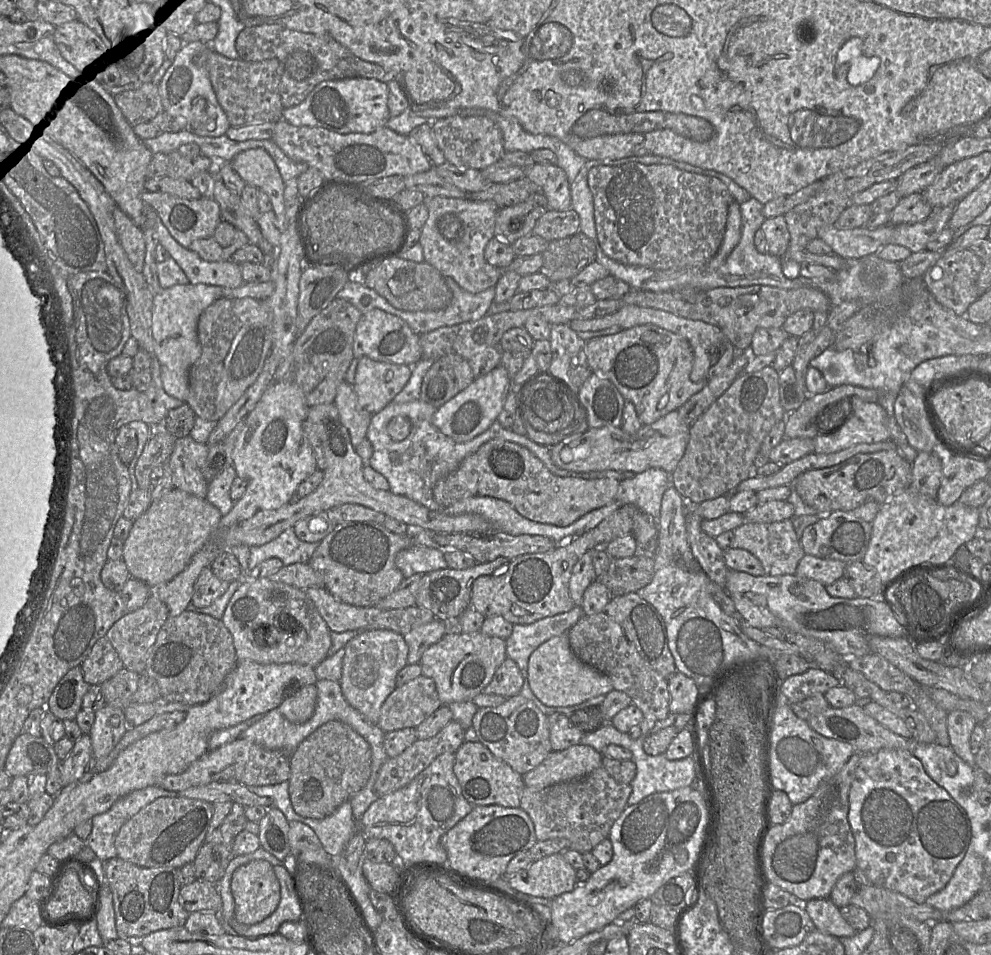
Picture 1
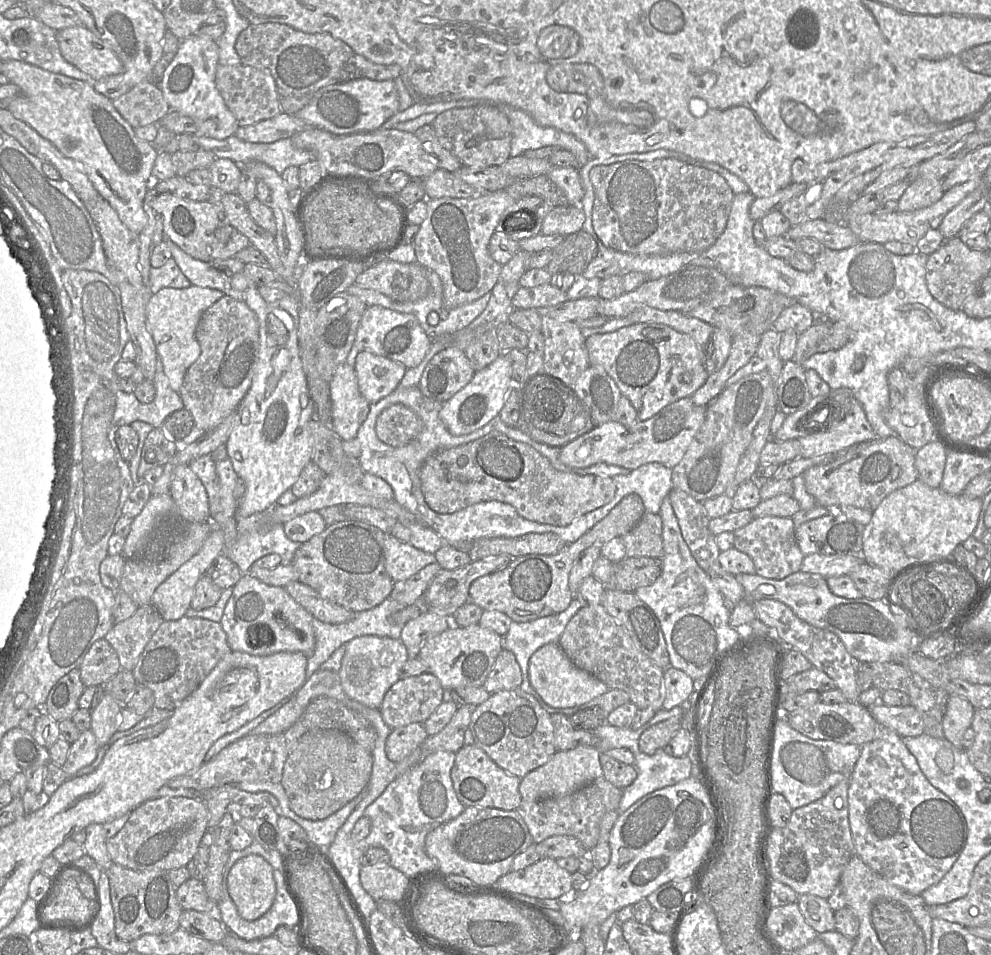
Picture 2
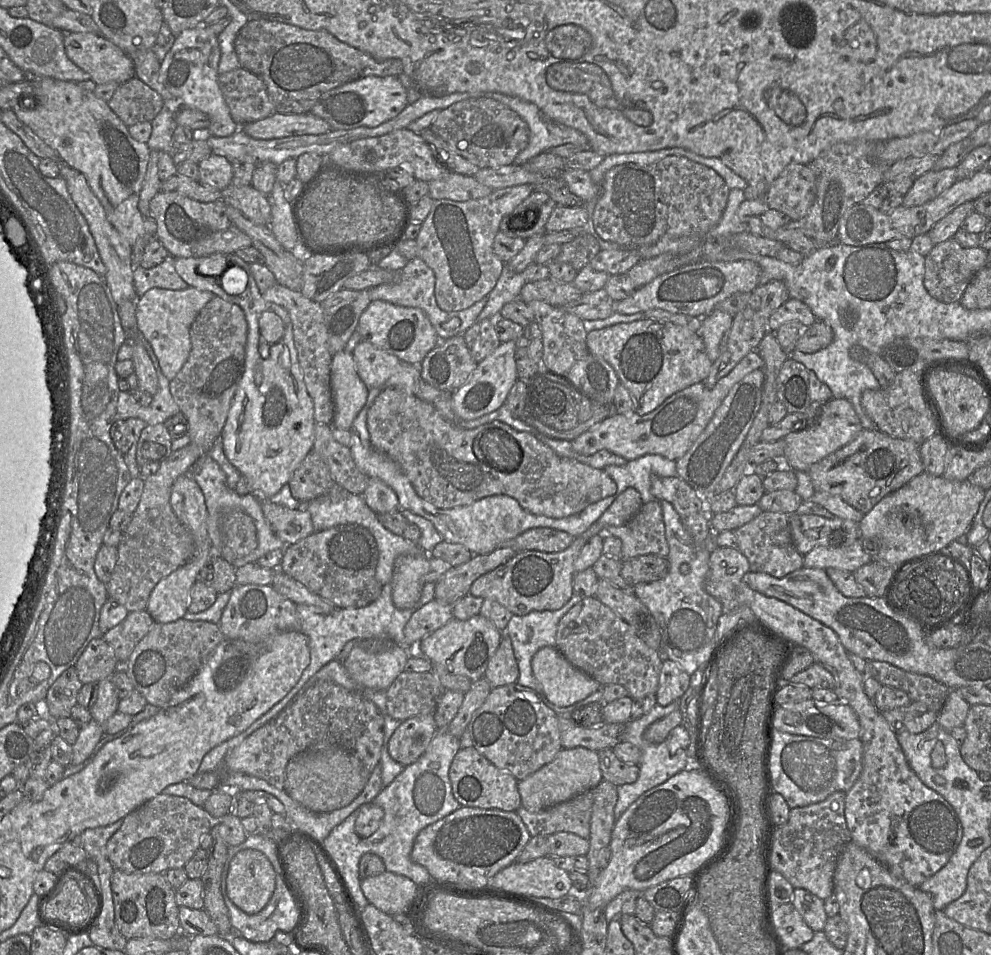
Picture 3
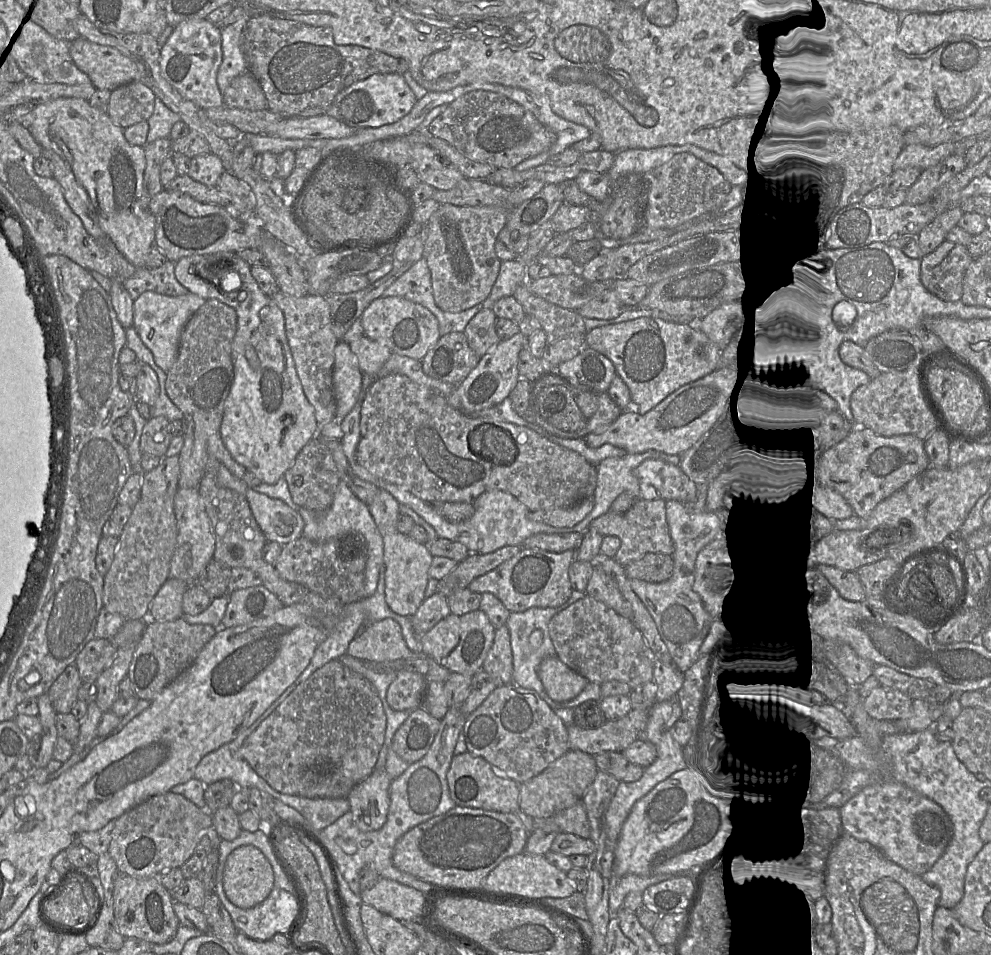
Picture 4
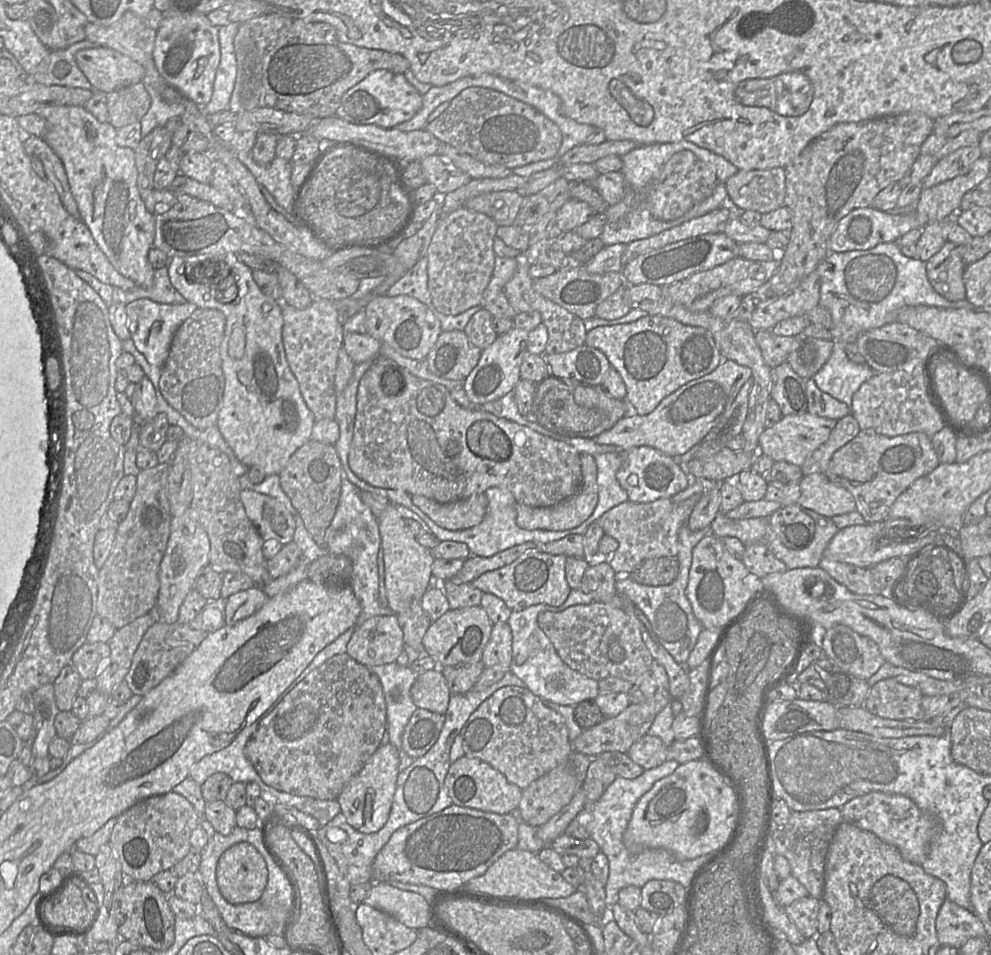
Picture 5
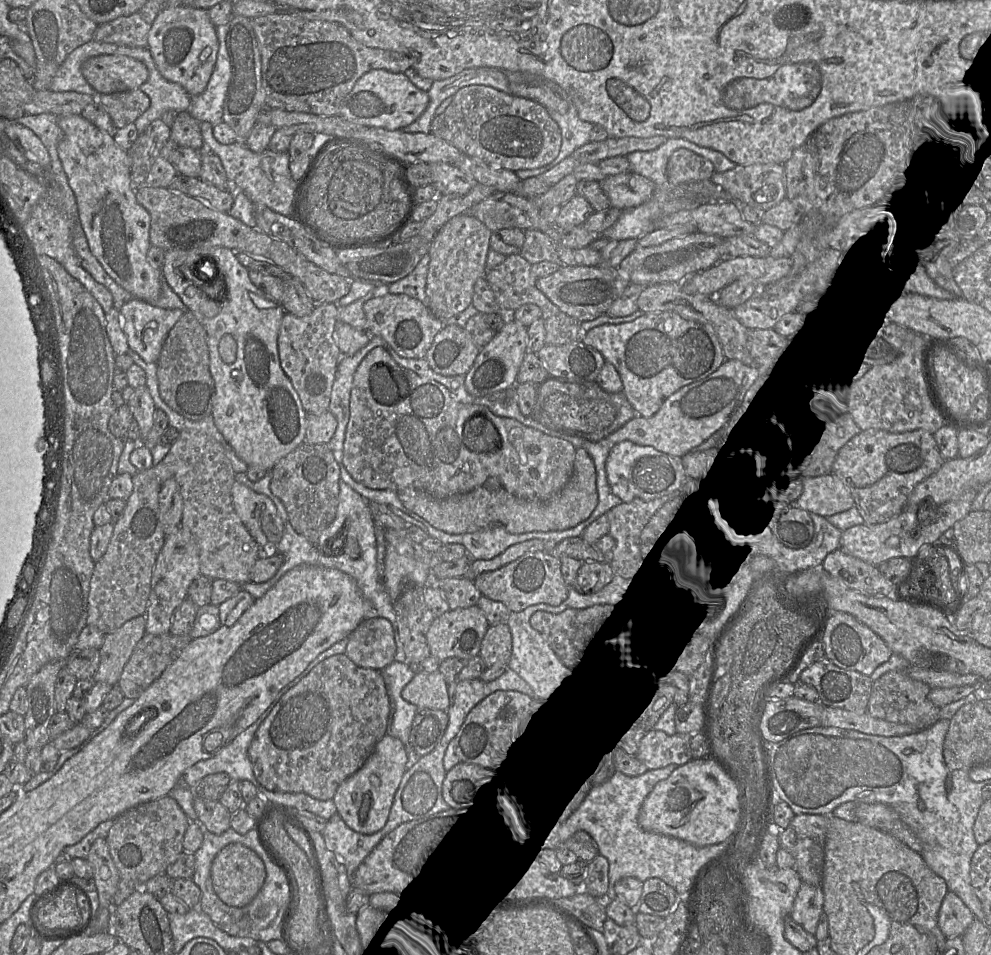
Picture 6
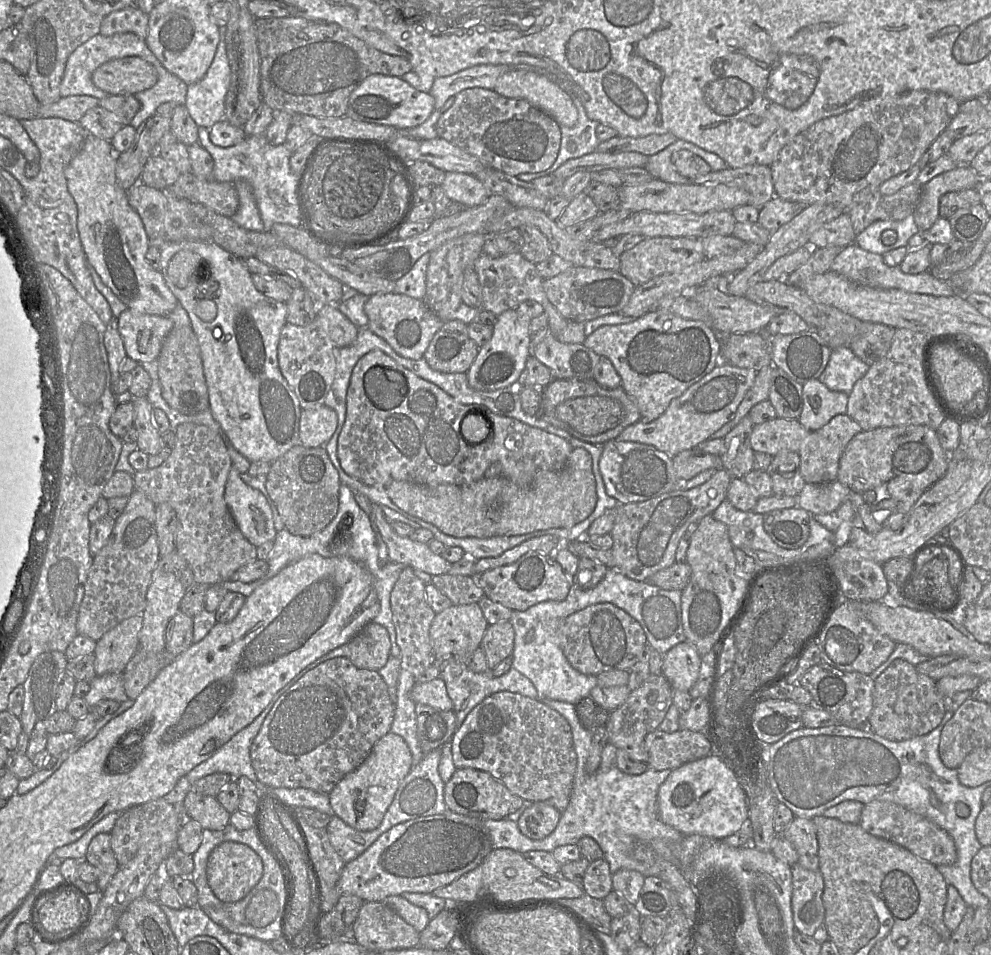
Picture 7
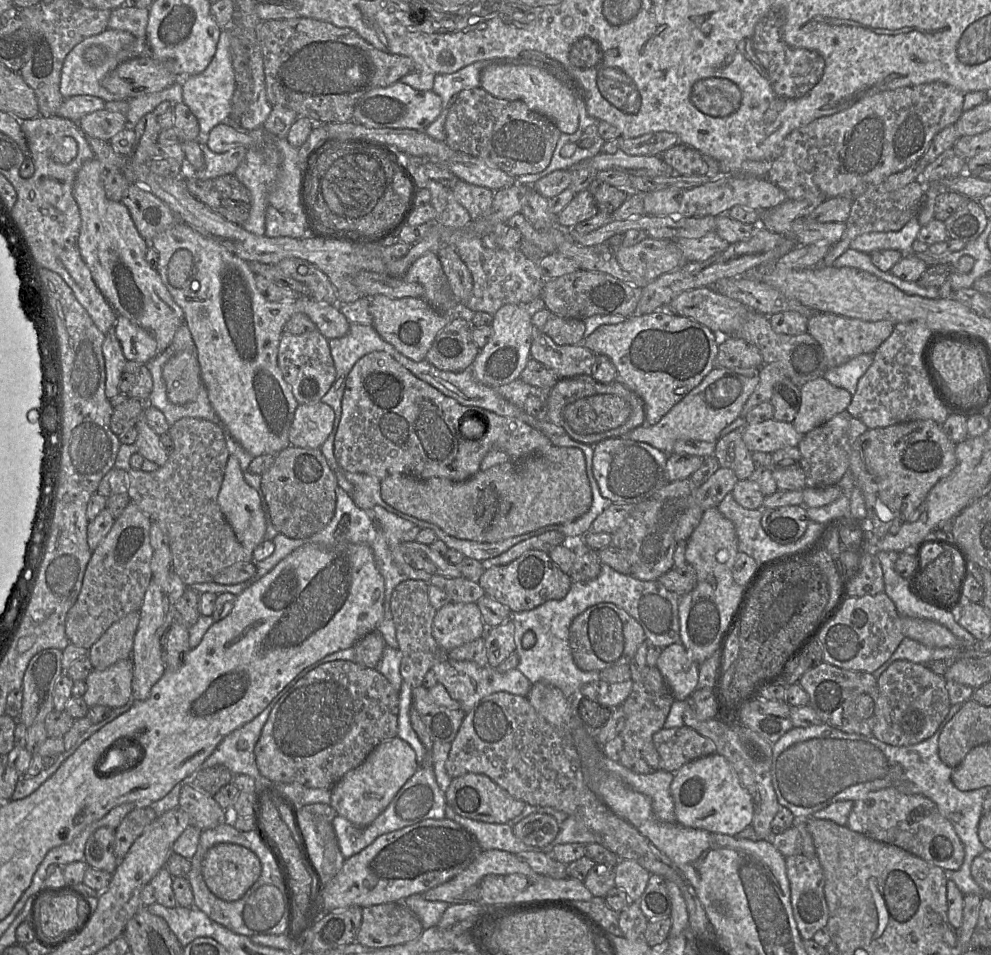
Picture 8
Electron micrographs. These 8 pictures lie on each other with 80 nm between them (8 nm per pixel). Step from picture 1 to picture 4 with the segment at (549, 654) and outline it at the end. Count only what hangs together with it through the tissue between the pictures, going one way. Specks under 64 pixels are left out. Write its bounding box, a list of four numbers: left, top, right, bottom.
[538,656,589,702]

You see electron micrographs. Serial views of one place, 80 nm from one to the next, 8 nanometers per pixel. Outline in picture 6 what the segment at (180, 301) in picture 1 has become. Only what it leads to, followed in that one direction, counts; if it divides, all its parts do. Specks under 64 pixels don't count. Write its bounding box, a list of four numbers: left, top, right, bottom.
[120,299,183,363]

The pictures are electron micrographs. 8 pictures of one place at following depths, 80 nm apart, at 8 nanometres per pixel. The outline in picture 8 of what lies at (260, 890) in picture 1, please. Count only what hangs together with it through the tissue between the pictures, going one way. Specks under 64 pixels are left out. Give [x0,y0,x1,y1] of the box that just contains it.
[202,843,261,901]

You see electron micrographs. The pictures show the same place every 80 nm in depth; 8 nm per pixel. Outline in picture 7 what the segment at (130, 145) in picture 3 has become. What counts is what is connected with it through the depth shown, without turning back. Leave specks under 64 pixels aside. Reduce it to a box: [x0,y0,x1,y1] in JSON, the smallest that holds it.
[65,134,178,315]

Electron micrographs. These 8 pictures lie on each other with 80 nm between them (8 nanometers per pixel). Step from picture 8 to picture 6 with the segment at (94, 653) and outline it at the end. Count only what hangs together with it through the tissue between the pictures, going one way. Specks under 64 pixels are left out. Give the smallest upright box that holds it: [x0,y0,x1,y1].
[93,616,146,686]

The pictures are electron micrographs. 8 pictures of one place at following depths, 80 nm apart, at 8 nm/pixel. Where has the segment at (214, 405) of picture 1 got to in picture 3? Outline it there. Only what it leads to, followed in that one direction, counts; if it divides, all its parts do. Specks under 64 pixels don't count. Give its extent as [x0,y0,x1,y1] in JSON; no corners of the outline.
[169,296,248,455]

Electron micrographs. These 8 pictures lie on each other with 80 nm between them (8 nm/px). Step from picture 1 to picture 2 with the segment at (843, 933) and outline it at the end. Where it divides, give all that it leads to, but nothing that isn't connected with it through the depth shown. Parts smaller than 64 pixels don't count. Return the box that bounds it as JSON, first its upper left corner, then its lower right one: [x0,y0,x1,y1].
[797,895,835,932]

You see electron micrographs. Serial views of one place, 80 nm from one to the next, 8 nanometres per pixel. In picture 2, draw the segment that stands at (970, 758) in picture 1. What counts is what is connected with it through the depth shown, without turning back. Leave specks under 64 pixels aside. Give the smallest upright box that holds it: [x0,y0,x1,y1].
[942,695,974,748]

